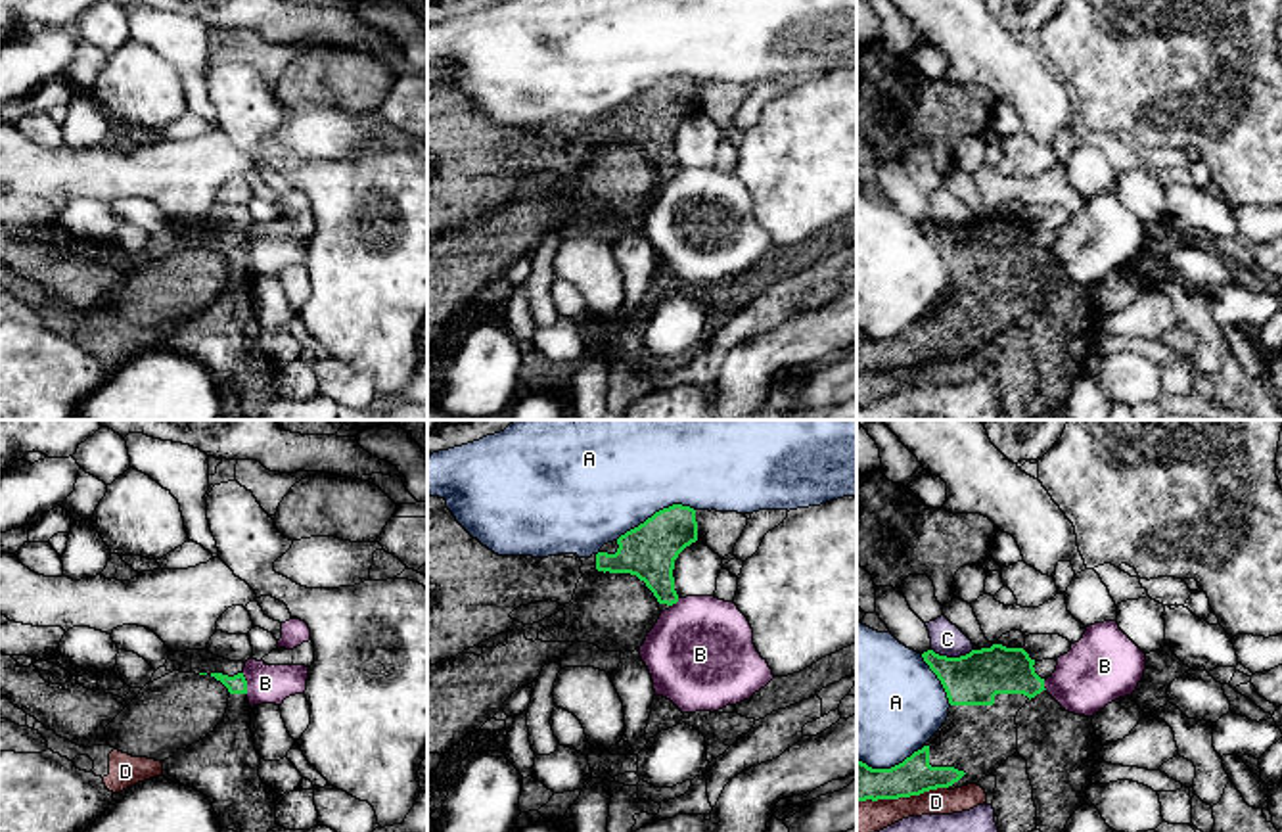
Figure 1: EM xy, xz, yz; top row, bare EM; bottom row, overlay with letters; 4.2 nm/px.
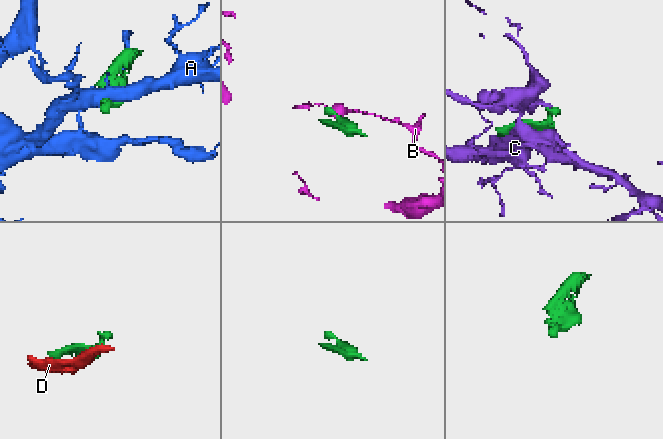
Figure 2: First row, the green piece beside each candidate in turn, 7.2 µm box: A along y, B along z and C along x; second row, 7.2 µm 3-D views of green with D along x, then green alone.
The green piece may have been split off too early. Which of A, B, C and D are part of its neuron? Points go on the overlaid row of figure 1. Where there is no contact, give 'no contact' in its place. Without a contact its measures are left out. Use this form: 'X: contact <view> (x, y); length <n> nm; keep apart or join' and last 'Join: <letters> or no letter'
A: contact xz (656, 512); length 360 nm; keep apart
B: contact xy (246, 683); length 100 nm; keep apart
C: contact yz (953, 658); length 180 nm; keep apart
D: contact yz (901, 796); length 380 nm; keep apart
Join: no letter

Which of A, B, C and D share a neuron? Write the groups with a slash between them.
A / B / C / D

